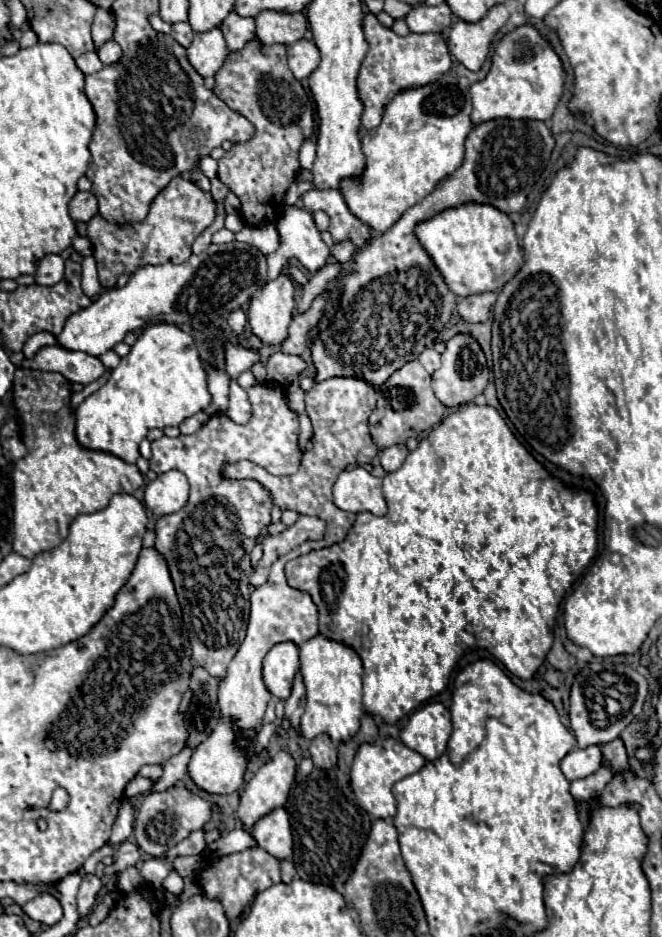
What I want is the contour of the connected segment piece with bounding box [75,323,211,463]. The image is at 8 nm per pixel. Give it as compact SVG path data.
M155 323L141 331L137 343L111 371L109 381L75 411L75 435L81 447L111 453L127 463L139 459L139 443L153 427L177 427L211 403L193 337L177 325Z

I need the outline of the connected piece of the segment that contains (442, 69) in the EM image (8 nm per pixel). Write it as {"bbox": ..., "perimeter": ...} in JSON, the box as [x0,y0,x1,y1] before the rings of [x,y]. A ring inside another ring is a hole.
{"bbox":[357,13,451,129],"perimeter":[[[371,13],[365,15],[363,27],[365,27],[365,39],[369,43],[369,53],[365,55],[357,77],[359,99],[365,105],[361,125],[365,129],[375,129],[381,123],[385,107],[397,93],[435,83],[445,73],[449,73],[451,55],[439,33],[427,33],[427,35],[409,33],[407,37],[399,37],[391,29],[379,25],[377,17]]]}

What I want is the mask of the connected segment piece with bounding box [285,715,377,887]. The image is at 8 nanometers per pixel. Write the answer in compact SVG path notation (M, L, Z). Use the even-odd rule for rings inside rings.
M371 717L361 719L359 733L339 745L339 763L333 771L313 771L291 791L291 799L285 805L291 827L293 827L293 865L297 875L303 881L321 883L333 887L333 881L347 881L353 875L355 863L363 851L367 835L371 831L371 817L353 801L355 795L351 791L351 763L357 753L357 747L363 743L377 741L377 723ZM367 723L367 725L365 725Z

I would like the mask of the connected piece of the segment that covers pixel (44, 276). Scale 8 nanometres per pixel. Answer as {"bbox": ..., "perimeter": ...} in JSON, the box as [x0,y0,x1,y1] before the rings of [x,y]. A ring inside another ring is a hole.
{"bbox":[35,255,65,285],"perimeter":[[[45,255],[35,273],[35,281],[39,285],[55,285],[63,279],[63,267],[65,261],[61,255]]]}

